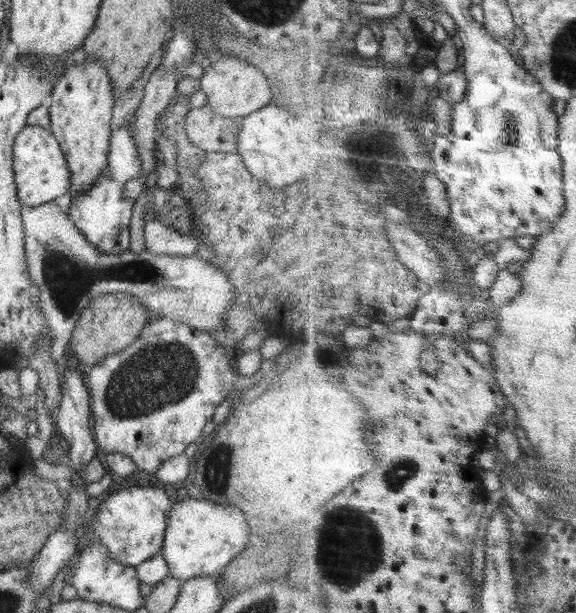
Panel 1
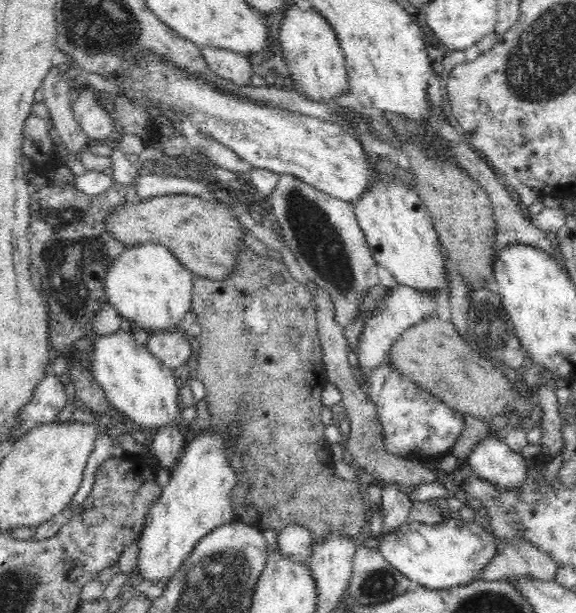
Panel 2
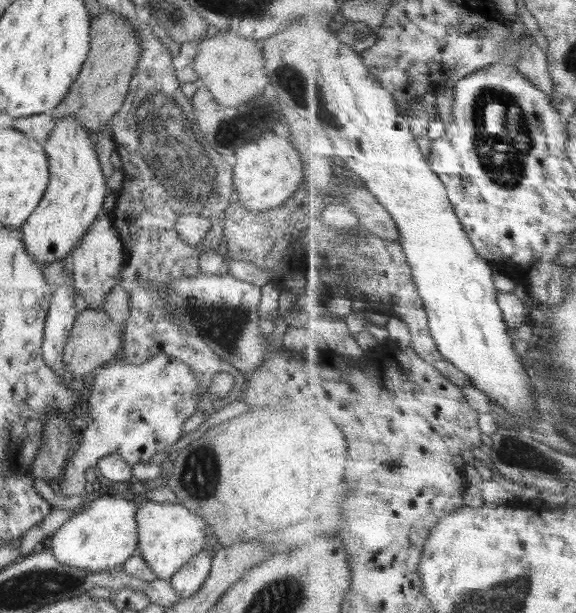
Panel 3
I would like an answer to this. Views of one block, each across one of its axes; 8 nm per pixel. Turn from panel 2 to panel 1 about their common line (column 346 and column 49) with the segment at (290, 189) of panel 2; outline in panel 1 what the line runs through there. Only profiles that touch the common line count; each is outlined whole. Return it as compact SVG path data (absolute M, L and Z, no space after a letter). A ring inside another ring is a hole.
M54 201L34 207L22 204L21 218L26 266L40 291L44 322L53 335L51 356L54 360L64 356L81 312L99 294L130 294L145 306L150 317L170 317L214 337L224 329L227 310L235 301L235 288L228 277L203 256L174 257L147 250L140 254L100 253Z

